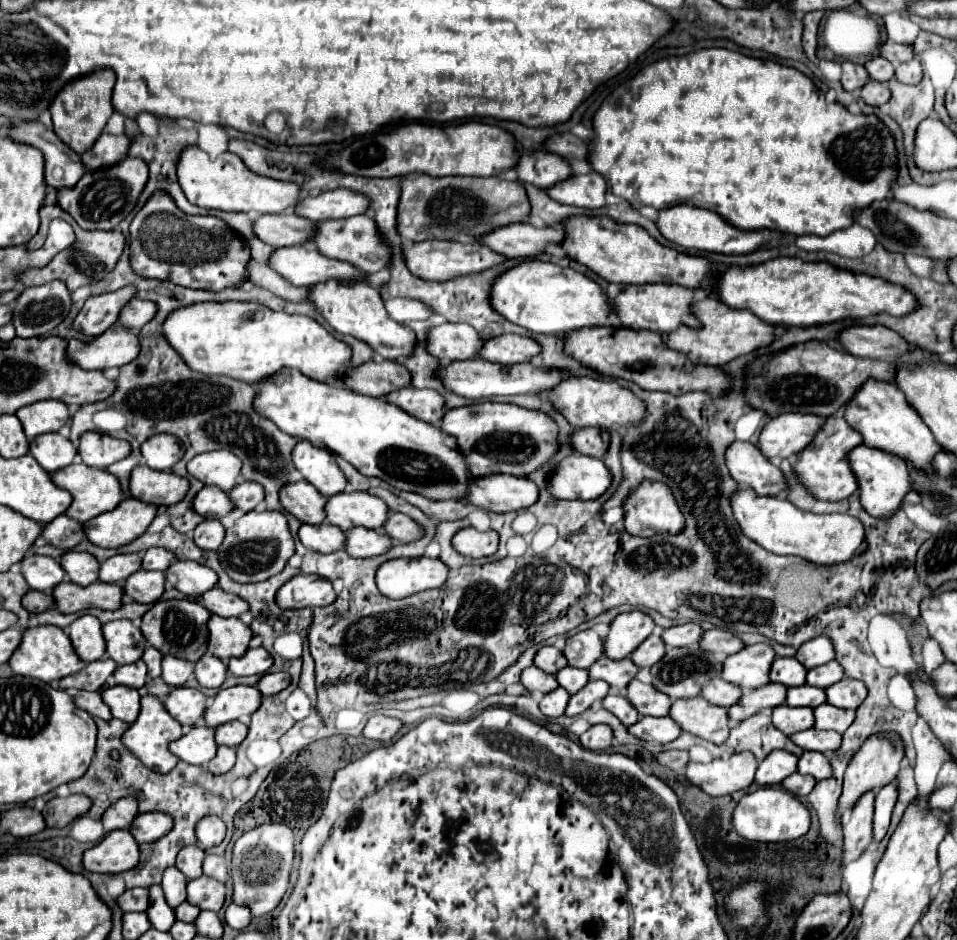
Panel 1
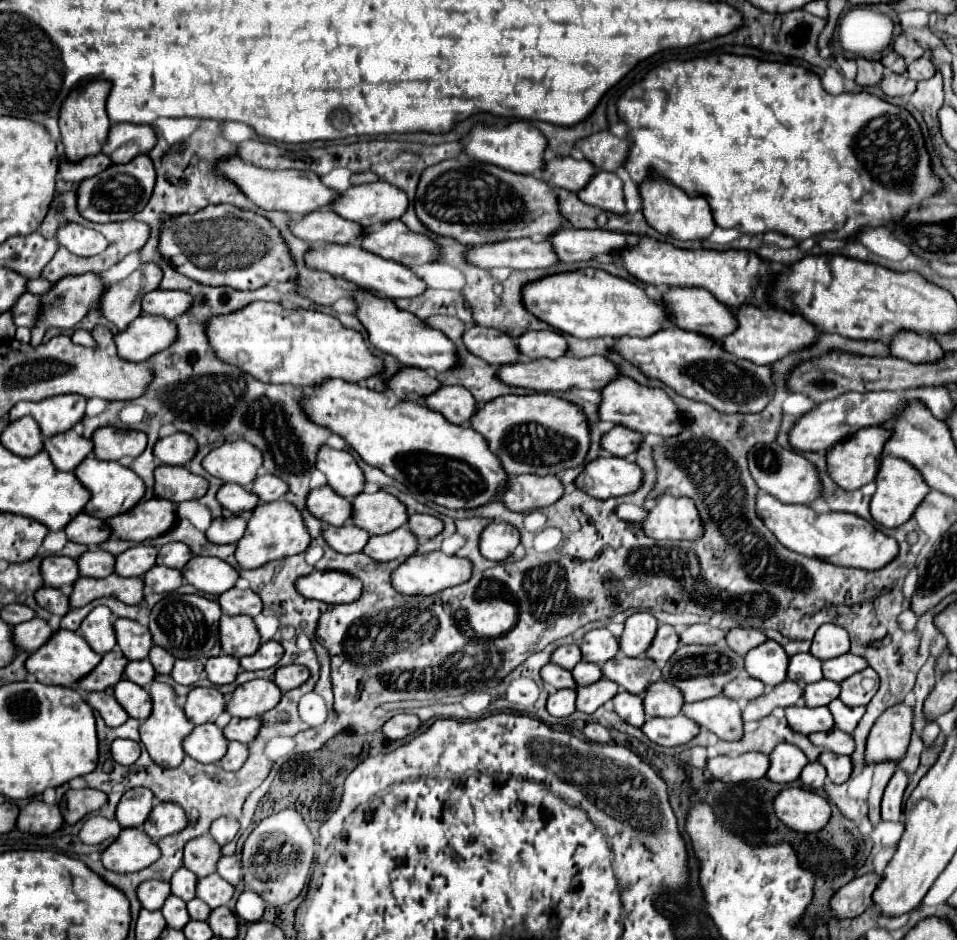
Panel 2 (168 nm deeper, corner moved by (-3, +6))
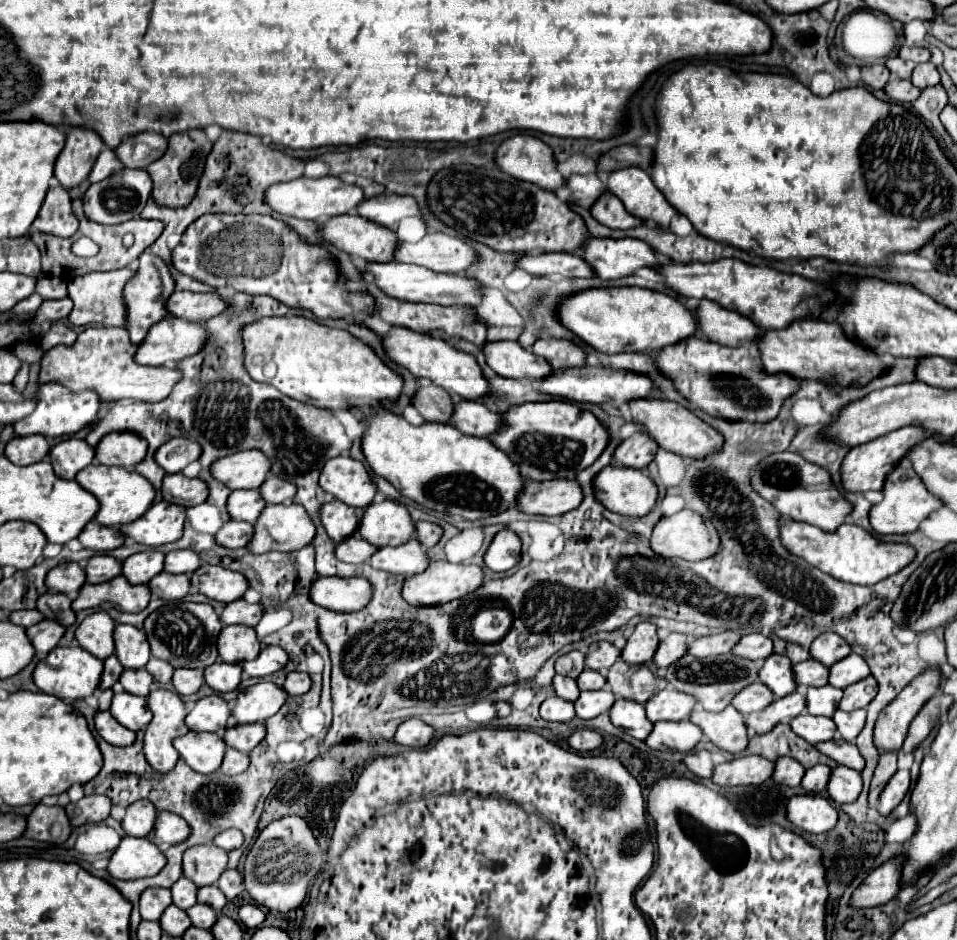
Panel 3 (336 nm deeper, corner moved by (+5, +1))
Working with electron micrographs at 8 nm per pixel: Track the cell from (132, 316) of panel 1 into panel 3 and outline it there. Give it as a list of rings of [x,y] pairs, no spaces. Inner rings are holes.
[[[173,292],[165,300],[165,310],[181,320],[189,322],[205,322],[211,316],[223,312],[225,304],[217,292],[211,294],[195,294],[195,292]]]

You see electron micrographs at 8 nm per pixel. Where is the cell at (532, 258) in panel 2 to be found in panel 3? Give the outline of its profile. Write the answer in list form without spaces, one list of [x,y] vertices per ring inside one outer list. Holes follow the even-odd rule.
[[[571,252],[521,254],[521,258],[515,262],[515,268],[521,268],[533,276],[545,276],[545,274],[561,274],[565,278],[593,276],[585,260],[581,260],[579,254],[571,254]]]

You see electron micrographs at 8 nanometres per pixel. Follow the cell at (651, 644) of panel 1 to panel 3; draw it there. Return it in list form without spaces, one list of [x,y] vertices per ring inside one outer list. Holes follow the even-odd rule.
[[[669,634],[667,638],[663,638],[663,640],[659,642],[659,648],[657,648],[655,656],[653,656],[655,666],[661,668],[661,670],[665,670],[667,664],[673,664],[679,656],[685,654],[687,642],[689,642],[689,640],[687,640],[687,636],[683,636],[683,634]]]

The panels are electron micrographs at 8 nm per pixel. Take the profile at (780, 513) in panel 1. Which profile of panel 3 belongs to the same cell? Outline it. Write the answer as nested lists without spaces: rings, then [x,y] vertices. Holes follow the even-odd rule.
[[[779,520],[779,538],[781,544],[795,556],[803,558],[811,566],[819,568],[833,578],[851,584],[877,584],[879,580],[899,572],[915,558],[915,550],[909,544],[893,544],[881,542],[871,532],[855,526],[855,524],[841,524],[835,532],[825,532],[817,526],[795,522],[795,520]]]

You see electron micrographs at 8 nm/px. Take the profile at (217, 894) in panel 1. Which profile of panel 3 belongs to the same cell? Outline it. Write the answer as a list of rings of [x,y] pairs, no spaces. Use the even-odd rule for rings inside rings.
[[[213,884],[213,886],[201,886],[197,890],[197,902],[211,906],[215,912],[221,912],[221,908],[227,904],[225,894]]]

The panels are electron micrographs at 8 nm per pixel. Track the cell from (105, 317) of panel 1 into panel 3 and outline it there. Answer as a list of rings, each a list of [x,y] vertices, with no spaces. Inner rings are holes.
[[[143,252],[139,256],[139,268],[137,268],[135,276],[123,288],[123,300],[125,300],[125,308],[127,308],[127,332],[129,332],[129,338],[133,344],[139,344],[139,340],[143,340],[143,336],[147,334],[147,328],[151,328],[151,324],[155,324],[167,316],[163,302],[167,300],[167,296],[171,292],[173,292],[173,280],[169,276],[169,268],[165,266],[165,262],[149,252]]]

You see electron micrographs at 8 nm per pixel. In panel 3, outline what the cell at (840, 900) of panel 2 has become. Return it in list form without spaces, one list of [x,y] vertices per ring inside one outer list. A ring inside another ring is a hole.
[[[901,856],[875,868],[853,892],[849,904],[853,908],[873,908],[895,898],[899,892],[899,864]]]

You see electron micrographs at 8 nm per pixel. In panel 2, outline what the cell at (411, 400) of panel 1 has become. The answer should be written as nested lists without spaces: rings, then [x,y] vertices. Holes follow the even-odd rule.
[[[441,387],[425,397],[425,405],[455,425],[469,425],[471,415],[479,409],[479,403],[465,387]]]

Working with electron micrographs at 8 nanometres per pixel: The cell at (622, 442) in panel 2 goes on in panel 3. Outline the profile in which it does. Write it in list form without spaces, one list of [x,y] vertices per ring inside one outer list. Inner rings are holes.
[[[633,434],[625,438],[613,452],[613,460],[619,466],[629,466],[629,468],[645,468],[651,460],[653,454],[657,452],[655,440],[651,440],[647,434]]]

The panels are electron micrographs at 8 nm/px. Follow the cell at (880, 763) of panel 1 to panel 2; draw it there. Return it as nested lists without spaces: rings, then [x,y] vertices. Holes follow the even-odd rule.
[[[897,703],[889,707],[875,721],[869,733],[867,749],[865,749],[867,763],[873,765],[885,759],[899,761],[909,745],[911,721],[913,721],[913,709],[907,707],[905,703]]]

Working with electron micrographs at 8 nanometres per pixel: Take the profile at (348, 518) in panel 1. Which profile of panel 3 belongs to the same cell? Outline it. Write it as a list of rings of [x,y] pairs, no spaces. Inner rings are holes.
[[[395,500],[373,502],[363,510],[357,532],[373,546],[395,546],[403,544],[415,532],[415,524],[407,508]]]

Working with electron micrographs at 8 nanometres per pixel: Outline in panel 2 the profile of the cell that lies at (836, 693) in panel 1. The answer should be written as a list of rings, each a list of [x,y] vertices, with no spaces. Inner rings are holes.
[[[867,667],[865,671],[859,671],[841,683],[839,699],[847,707],[867,705],[869,699],[877,693],[877,689],[879,689],[879,677],[871,667]]]

